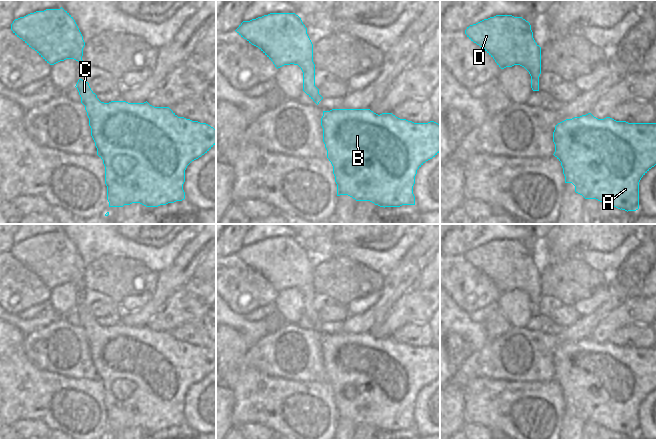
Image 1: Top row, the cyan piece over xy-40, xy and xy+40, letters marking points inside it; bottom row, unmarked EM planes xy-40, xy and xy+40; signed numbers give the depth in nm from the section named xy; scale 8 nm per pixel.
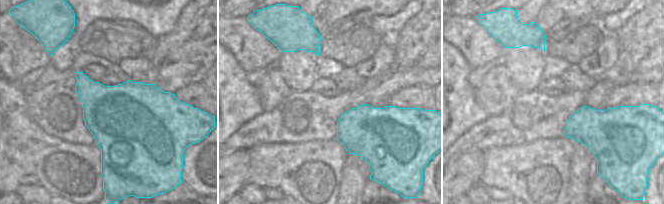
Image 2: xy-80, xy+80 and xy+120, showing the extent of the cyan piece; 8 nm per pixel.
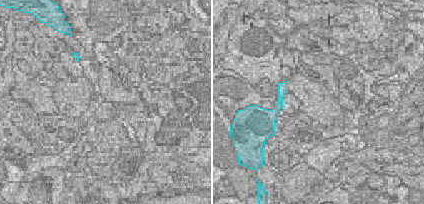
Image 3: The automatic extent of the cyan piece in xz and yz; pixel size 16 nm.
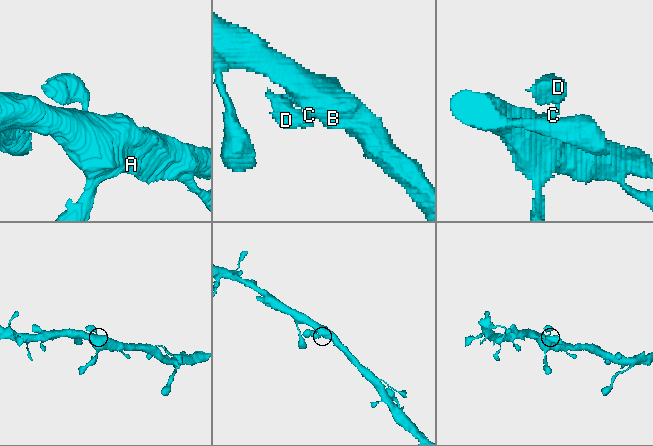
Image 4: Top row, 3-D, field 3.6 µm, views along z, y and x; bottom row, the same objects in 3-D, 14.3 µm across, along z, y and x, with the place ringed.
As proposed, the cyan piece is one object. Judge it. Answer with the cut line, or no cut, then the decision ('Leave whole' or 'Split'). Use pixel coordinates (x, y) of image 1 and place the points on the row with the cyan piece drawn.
No split. Leave whole

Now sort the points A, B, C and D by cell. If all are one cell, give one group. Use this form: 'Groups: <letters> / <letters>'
Groups: A B C D

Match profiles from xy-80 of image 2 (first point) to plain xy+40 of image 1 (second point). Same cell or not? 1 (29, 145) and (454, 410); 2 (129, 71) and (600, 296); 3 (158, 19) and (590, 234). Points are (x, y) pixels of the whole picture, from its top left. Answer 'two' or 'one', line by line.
1: two
2: one
3: two

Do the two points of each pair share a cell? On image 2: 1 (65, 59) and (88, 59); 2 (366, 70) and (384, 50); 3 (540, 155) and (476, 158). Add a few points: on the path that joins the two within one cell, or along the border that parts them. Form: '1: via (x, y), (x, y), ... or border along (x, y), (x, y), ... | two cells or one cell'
1: border along (80, 51), (67, 69), (58, 71), (53, 68) | two cells
2: via (373, 70), (384, 57) | one cell
3: border along (483, 152), (483, 172), (478, 181) | two cells

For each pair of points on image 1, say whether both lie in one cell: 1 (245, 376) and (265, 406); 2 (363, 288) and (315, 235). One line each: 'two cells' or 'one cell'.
1: one cell
2: two cells

